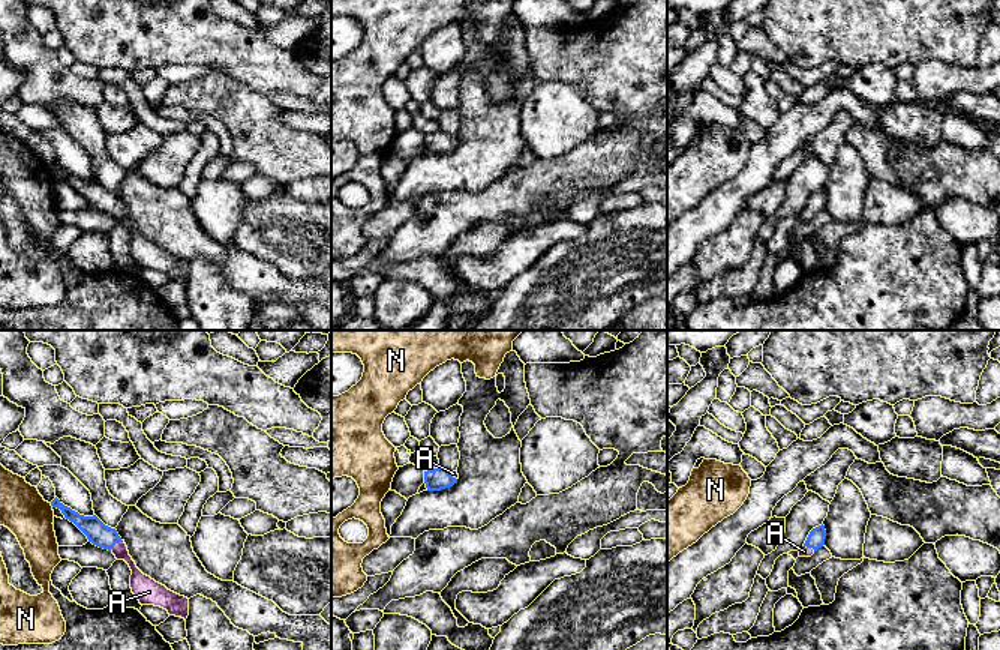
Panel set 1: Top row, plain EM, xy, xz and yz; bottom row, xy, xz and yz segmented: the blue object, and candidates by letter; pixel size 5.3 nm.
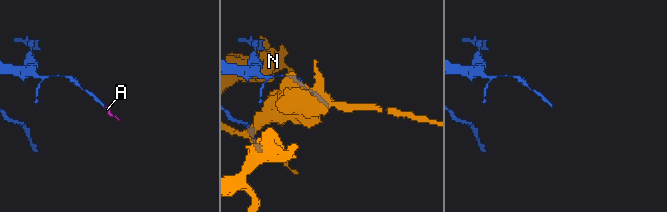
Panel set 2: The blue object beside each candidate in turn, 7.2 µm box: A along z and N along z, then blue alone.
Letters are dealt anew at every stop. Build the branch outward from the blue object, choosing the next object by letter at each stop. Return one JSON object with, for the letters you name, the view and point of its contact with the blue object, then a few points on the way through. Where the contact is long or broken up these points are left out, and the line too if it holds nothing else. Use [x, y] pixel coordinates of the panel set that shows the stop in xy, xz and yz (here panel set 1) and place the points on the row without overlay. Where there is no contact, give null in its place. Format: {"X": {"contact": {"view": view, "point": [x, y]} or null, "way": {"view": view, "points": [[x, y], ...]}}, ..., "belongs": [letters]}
{"A": {"contact": {"view": "xy", "point": [116, 206]}, "way": {"view": "xy", "points": [[98, 197], [116, 206], [132, 228], [138, 245]]}}, "belongs": ["A"]}

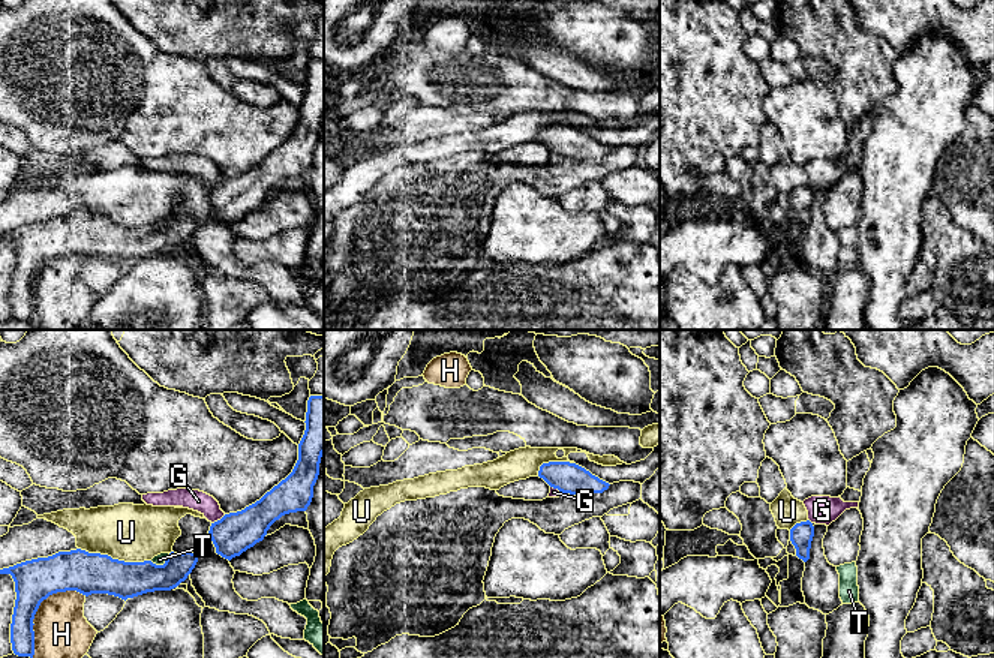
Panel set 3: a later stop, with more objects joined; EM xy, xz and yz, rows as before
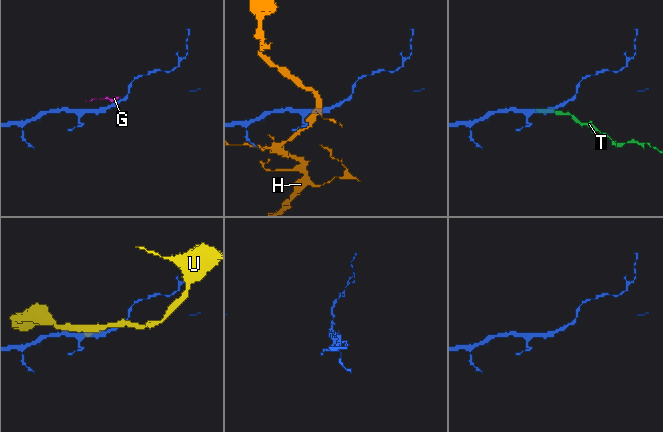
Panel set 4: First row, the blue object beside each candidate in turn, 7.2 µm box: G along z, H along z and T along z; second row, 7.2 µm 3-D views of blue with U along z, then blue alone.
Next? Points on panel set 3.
{"belongs": []}

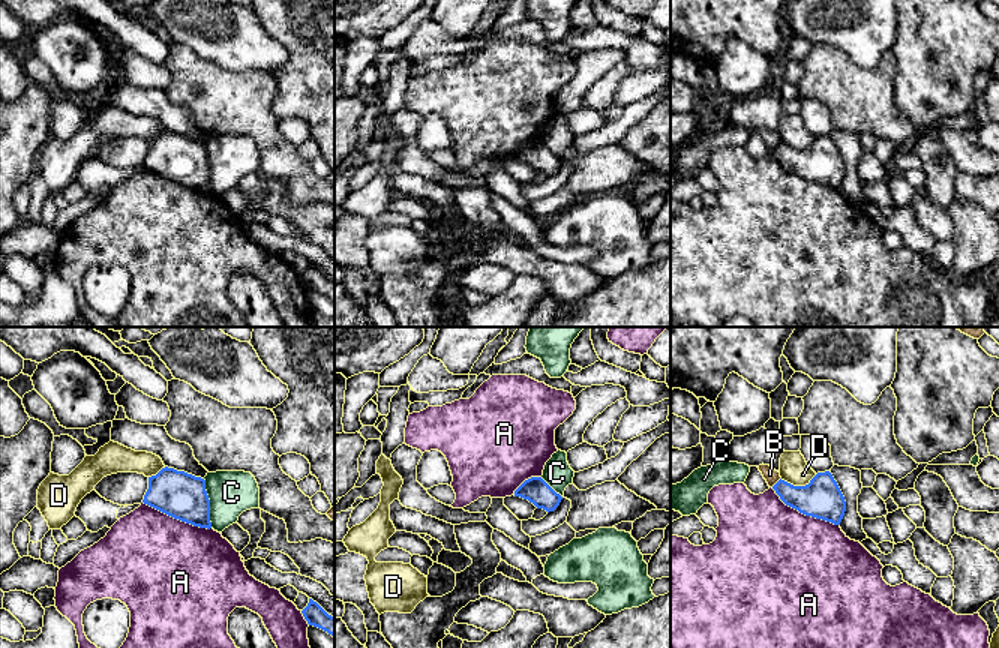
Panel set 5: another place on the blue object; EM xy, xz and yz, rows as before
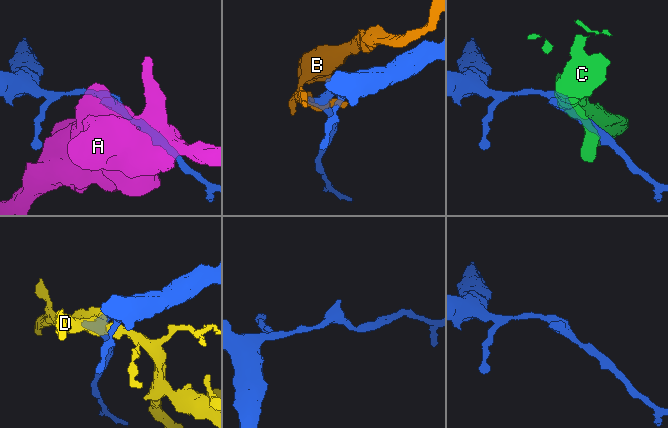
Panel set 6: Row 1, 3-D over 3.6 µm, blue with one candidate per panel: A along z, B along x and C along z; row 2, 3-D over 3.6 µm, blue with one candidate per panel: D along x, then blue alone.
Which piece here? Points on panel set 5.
{"belongs": []}

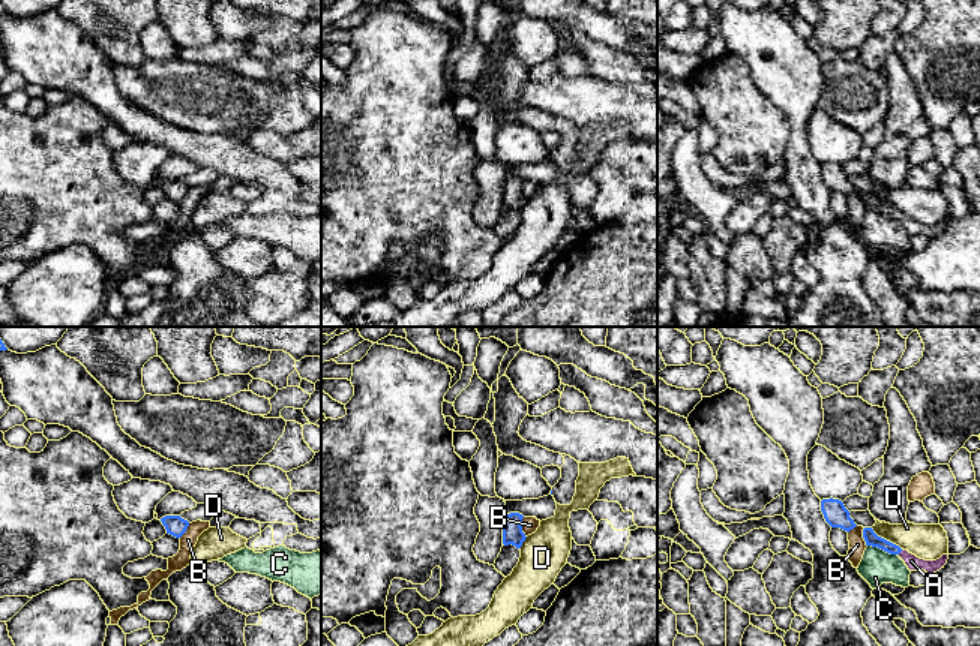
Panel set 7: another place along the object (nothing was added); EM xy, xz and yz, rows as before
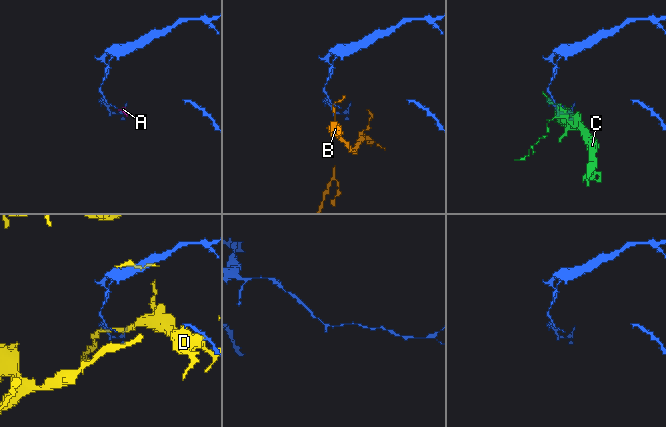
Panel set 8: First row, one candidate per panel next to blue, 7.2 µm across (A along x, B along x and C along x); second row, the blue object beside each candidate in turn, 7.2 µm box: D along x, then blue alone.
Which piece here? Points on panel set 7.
{"A": {"contact": {"view": "yz", "point": [901, 215]}, "way": {"view": "yz", "points": [[871, 203], [901, 215], [911, 225]]}}, "belongs": ["A"]}

